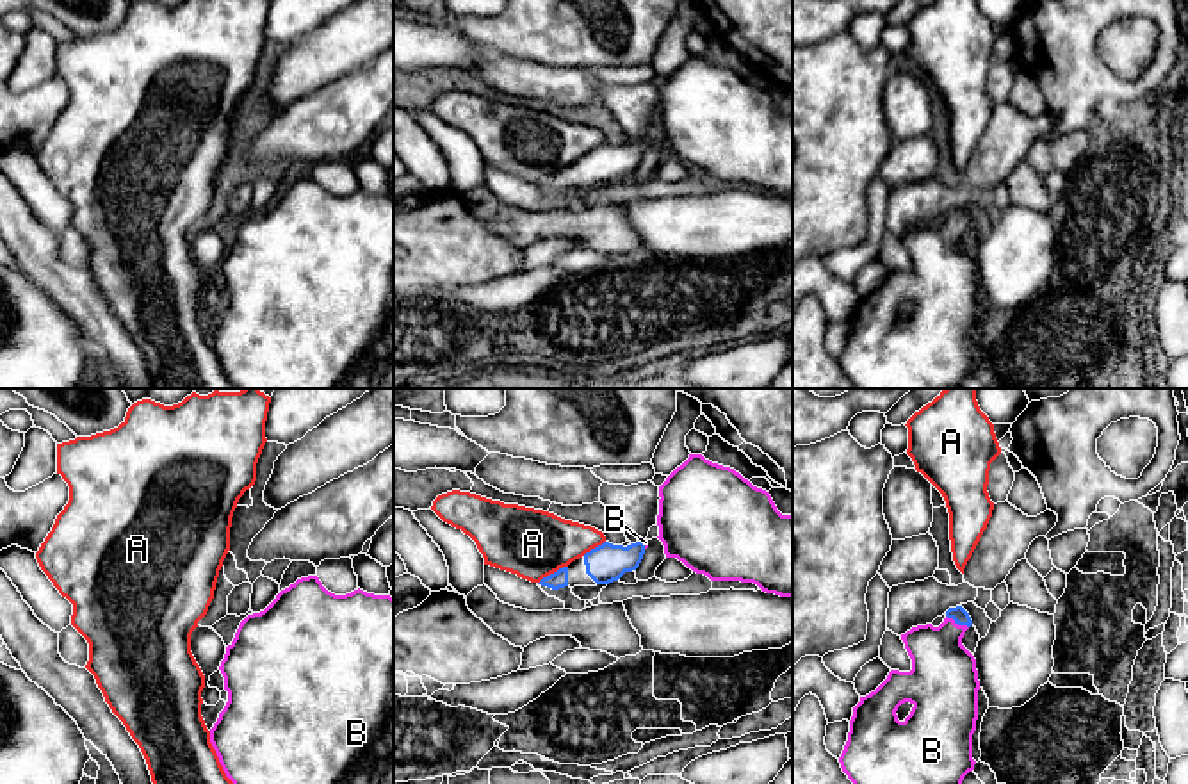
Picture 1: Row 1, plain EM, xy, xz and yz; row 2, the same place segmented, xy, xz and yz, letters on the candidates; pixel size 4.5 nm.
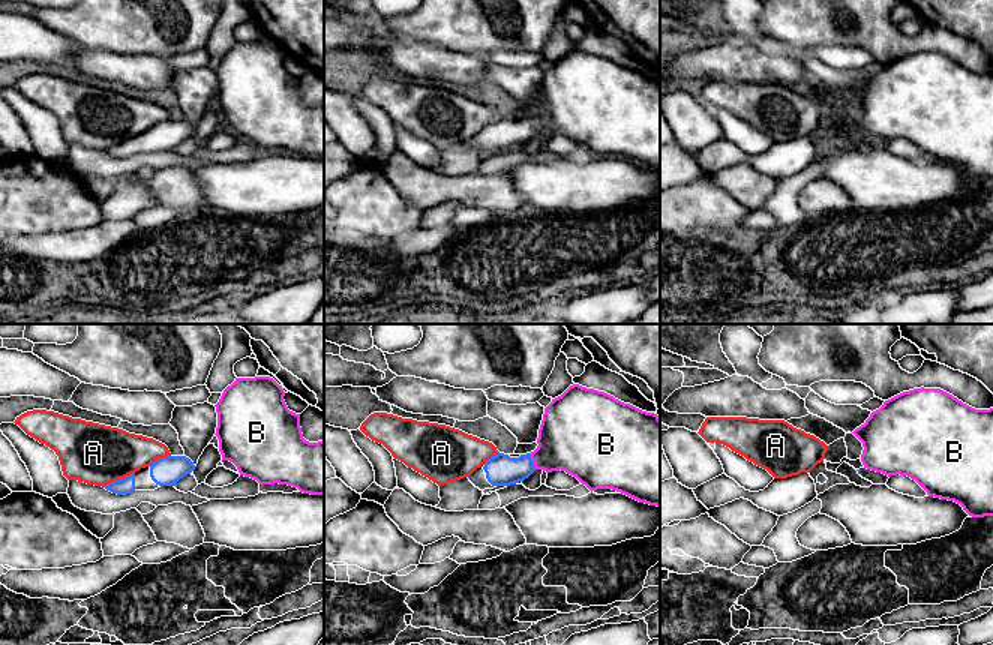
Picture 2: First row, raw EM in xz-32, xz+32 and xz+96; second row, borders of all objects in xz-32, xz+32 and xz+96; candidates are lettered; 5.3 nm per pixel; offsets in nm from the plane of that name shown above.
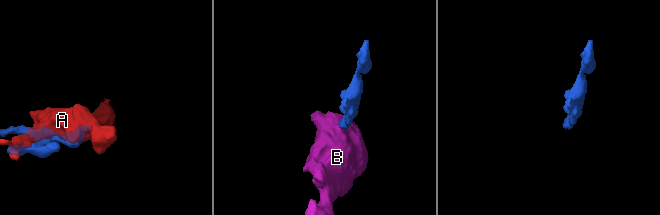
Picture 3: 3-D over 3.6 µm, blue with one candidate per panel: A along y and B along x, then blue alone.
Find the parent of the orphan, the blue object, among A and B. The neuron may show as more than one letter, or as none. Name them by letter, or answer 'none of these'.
B

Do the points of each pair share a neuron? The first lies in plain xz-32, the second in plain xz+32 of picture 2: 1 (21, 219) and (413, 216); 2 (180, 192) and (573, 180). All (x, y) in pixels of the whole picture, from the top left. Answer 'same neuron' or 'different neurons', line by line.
1: same neuron
2: different neurons

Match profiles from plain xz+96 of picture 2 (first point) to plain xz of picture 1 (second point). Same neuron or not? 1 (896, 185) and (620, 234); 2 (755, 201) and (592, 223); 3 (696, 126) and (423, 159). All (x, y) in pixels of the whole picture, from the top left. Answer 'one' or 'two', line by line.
1: two
2: one
3: one

